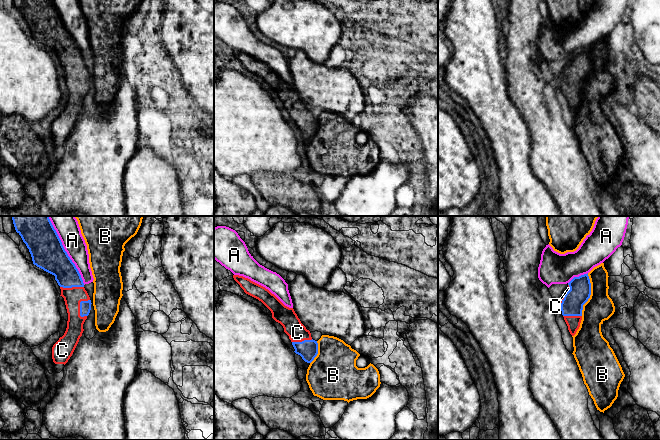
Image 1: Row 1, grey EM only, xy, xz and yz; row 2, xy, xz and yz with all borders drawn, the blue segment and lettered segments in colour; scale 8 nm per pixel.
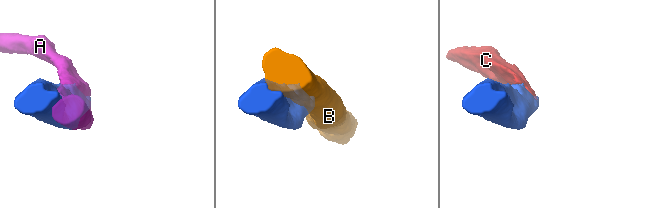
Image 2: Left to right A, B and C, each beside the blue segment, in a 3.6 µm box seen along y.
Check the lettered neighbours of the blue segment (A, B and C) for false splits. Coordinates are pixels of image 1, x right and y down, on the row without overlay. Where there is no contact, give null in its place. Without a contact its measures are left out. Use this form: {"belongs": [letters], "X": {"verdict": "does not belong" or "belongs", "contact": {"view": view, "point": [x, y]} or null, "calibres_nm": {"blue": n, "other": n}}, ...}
{"belongs": ["C"], "A": {"verdict": "does not belong", "contact": {"view": "xy", "point": [67, 30]}, "calibres_nm": {"blue": 260, "other": 180}}, "B": {"verdict": "does not belong", "contact": {"view": "yz", "point": [590, 70]}, "calibres_nm": {"blue": 180, "other": 220}}, "C": {"verdict": "belongs", "contact": {"view": "xy", "point": [80, 81]}, "calibres_nm": {"blue": 100, "other": 150}}}

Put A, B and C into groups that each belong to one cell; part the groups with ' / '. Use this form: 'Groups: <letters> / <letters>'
Groups: A / B / C

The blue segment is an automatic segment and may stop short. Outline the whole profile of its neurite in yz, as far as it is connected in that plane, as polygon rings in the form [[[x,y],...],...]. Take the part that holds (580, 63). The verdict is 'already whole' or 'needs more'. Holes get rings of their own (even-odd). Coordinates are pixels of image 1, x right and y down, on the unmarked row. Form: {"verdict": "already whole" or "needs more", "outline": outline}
{"verdict": "needs more", "outline": [[[587,50],[574,53],[560,74],[560,84],[568,106],[574,112],[580,103],[583,81],[591,71],[591,59]]]}

